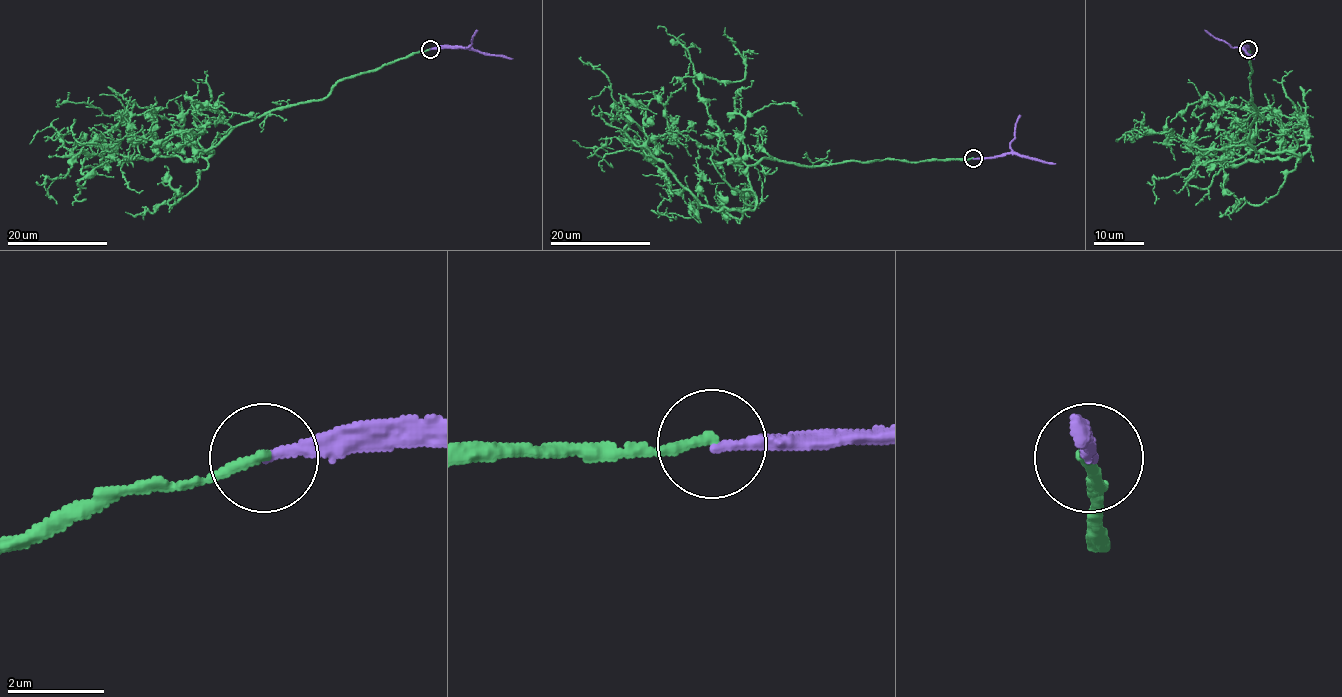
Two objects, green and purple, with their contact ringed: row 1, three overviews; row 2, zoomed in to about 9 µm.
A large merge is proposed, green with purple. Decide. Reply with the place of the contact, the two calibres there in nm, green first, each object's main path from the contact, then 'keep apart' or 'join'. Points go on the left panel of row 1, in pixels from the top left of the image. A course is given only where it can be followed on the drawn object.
at (430, 49); 200 nm thick on the green side, 220 nm on the other; green runs (429, 49), (235, 125), (209, 156), (89, 166), (81, 151), (62, 178), (45, 179), (56, 204); purple runs (429, 49), (475, 49), (512, 59); keep apart

